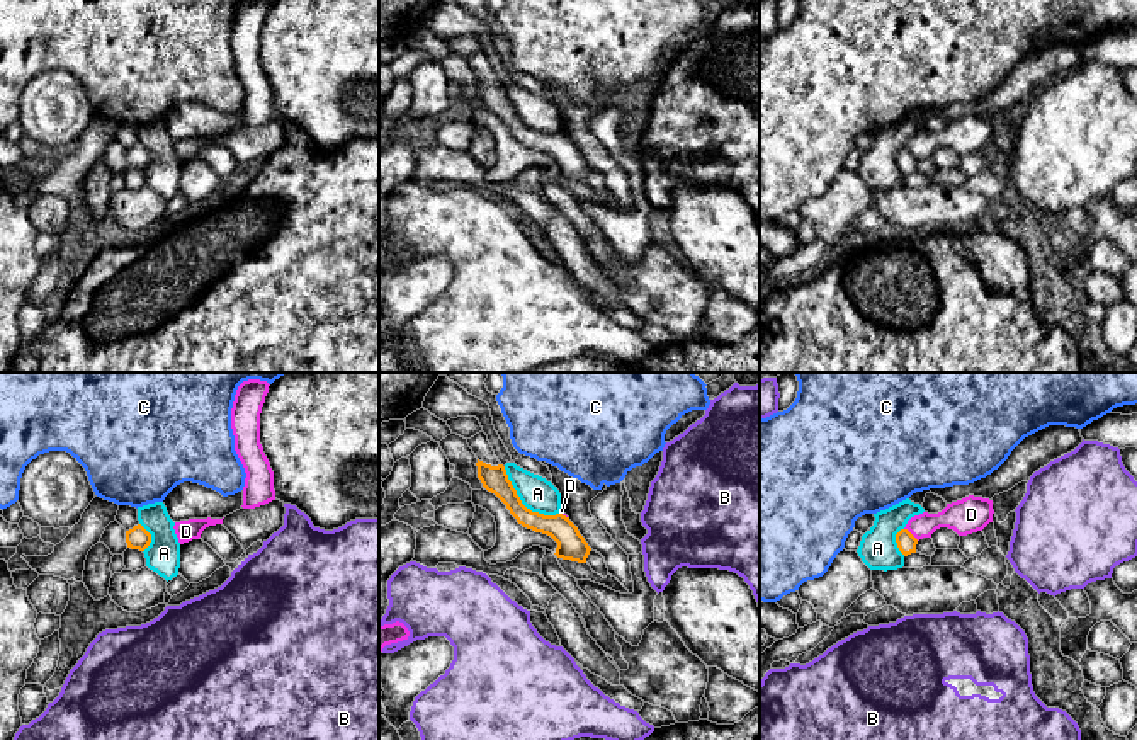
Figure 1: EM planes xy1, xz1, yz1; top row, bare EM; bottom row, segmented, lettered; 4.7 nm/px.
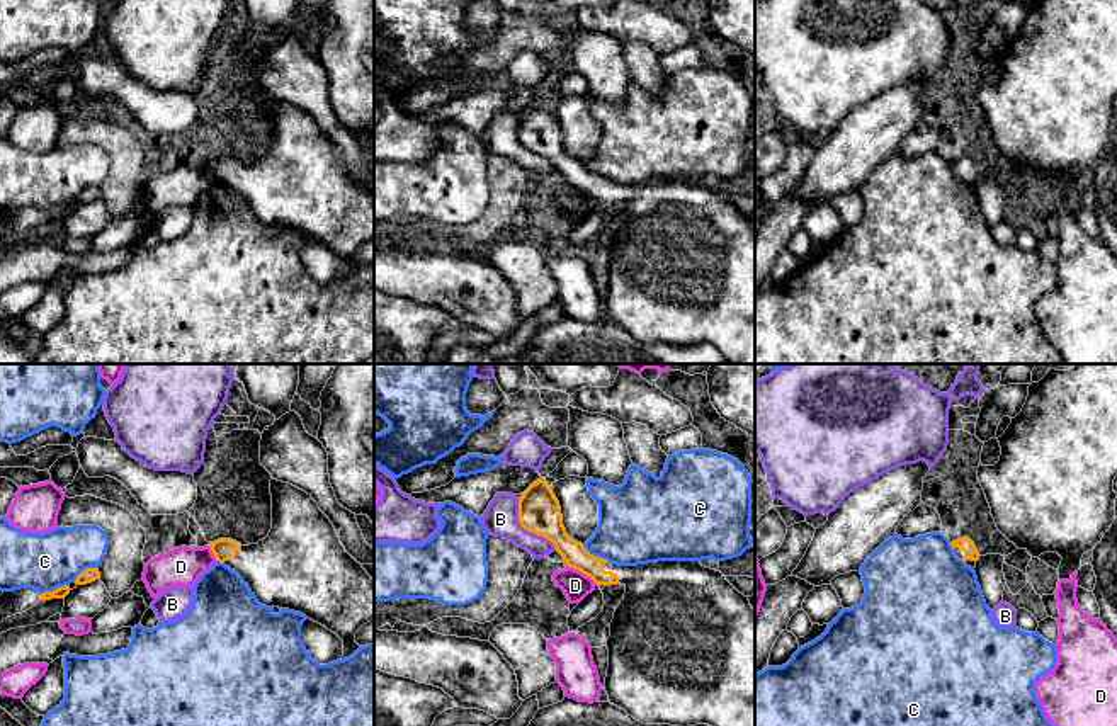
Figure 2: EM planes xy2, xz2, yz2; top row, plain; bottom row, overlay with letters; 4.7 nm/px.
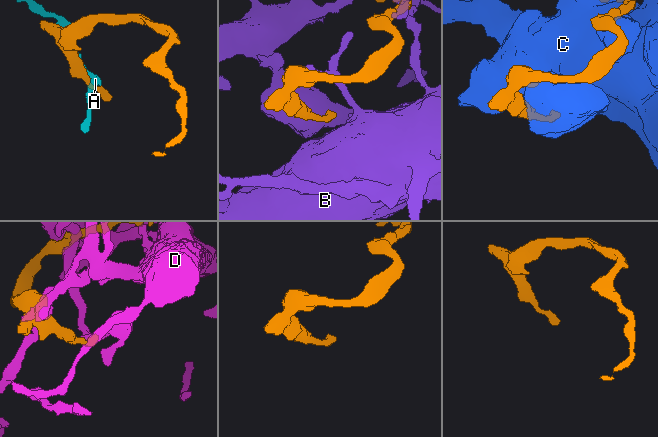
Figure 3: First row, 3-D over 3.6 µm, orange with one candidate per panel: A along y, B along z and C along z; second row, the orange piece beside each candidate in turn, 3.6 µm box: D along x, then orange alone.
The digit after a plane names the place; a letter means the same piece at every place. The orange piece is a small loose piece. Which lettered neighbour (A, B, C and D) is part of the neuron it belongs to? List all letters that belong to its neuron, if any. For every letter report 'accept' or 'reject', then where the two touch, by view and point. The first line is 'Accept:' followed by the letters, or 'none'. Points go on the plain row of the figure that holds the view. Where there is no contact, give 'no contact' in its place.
Accept: none
A: reject | xz1 (522, 123)
B: reject | xz2 (527, 148)
C: reject | xz2 (597, 175)
D: reject | xz2 (584, 192)

